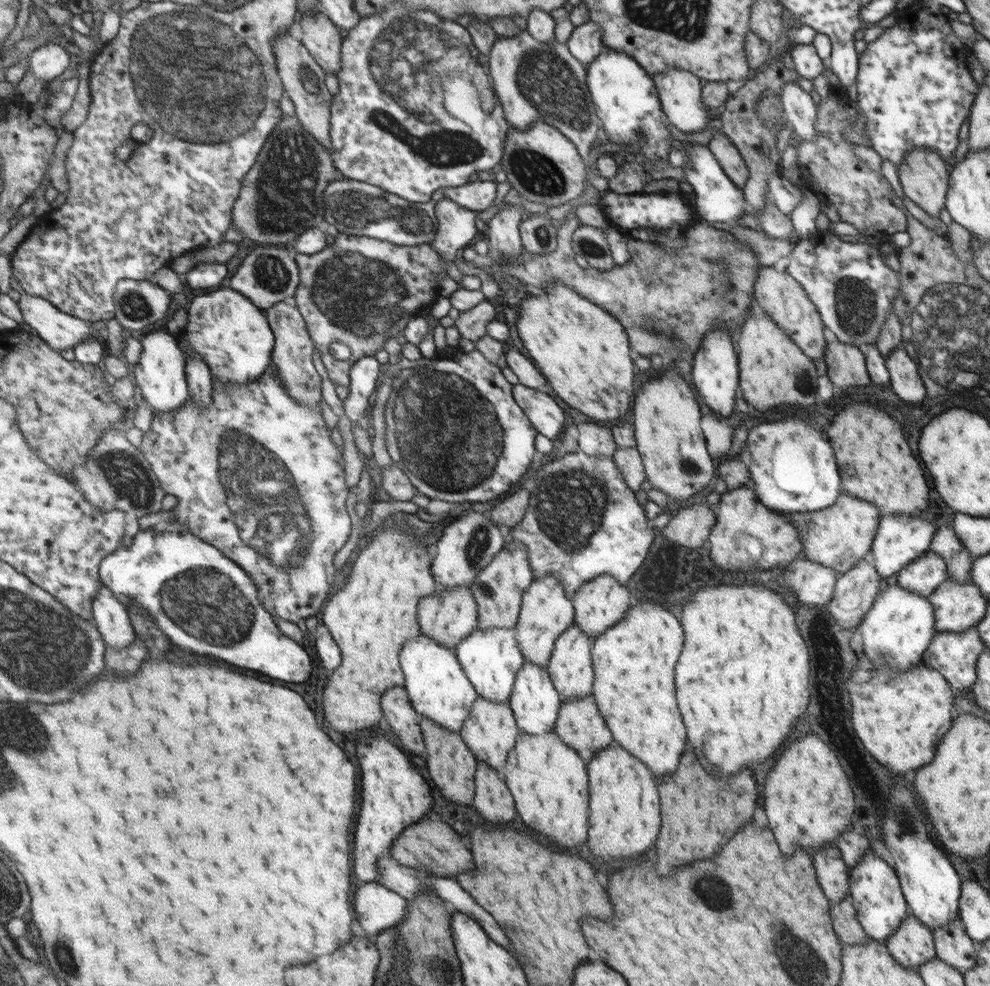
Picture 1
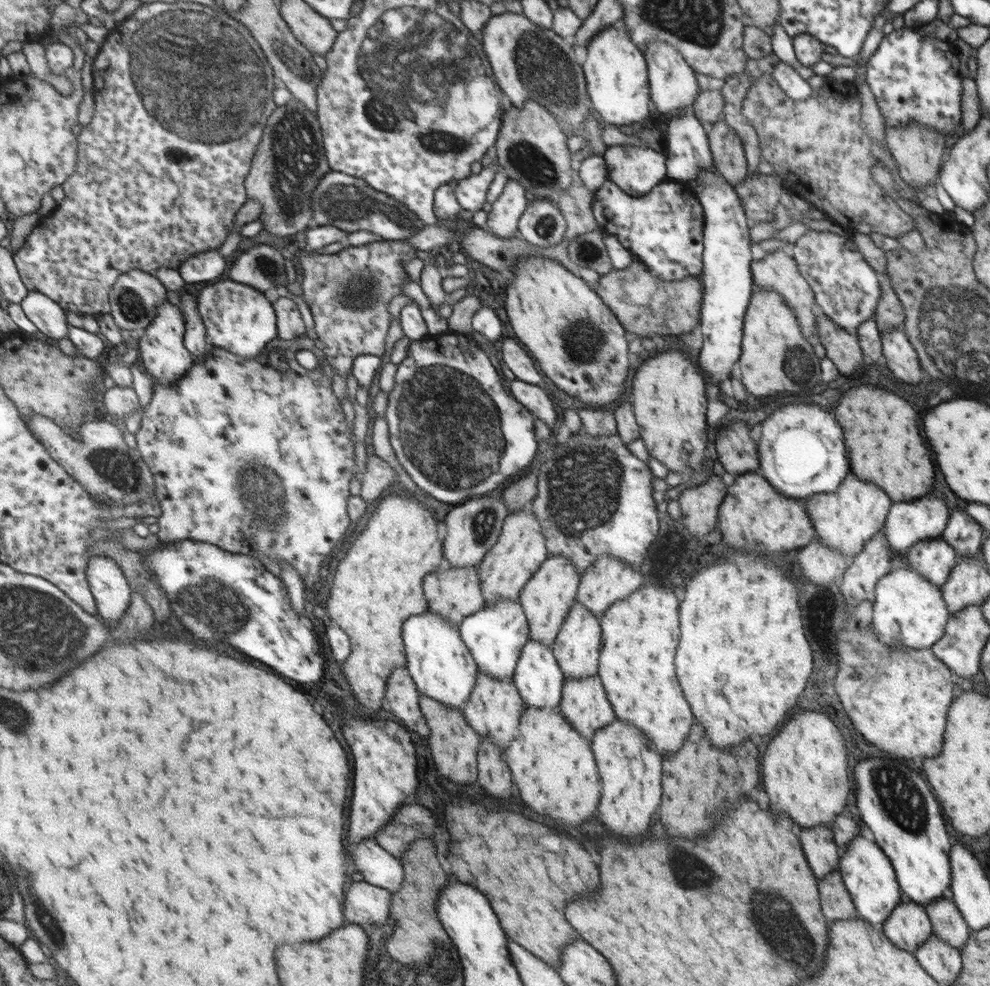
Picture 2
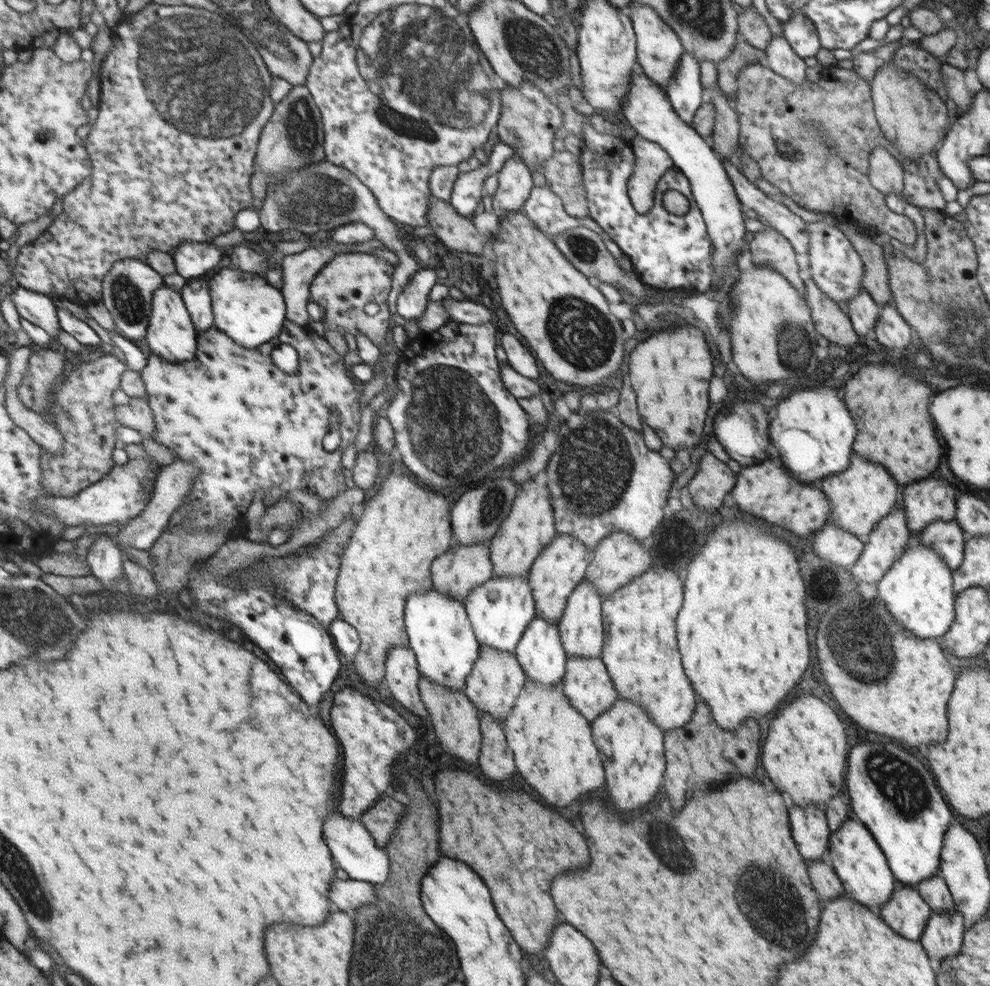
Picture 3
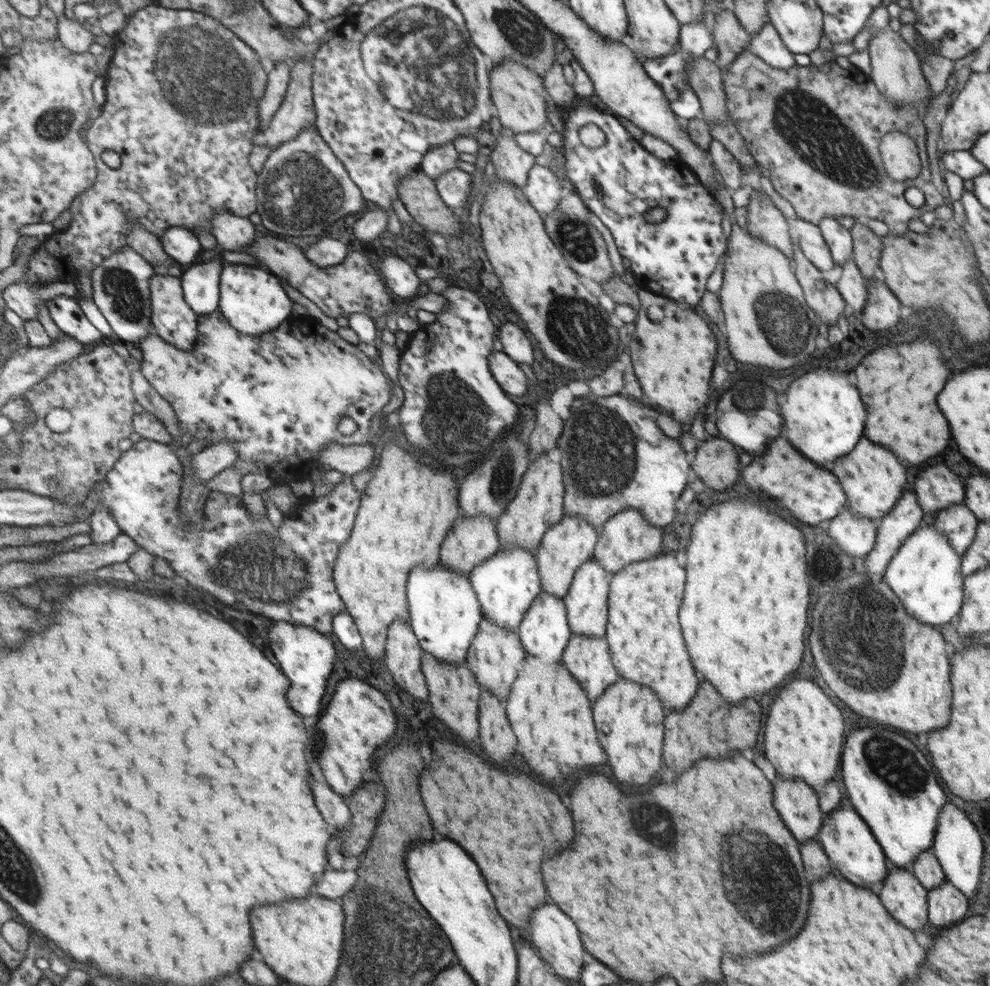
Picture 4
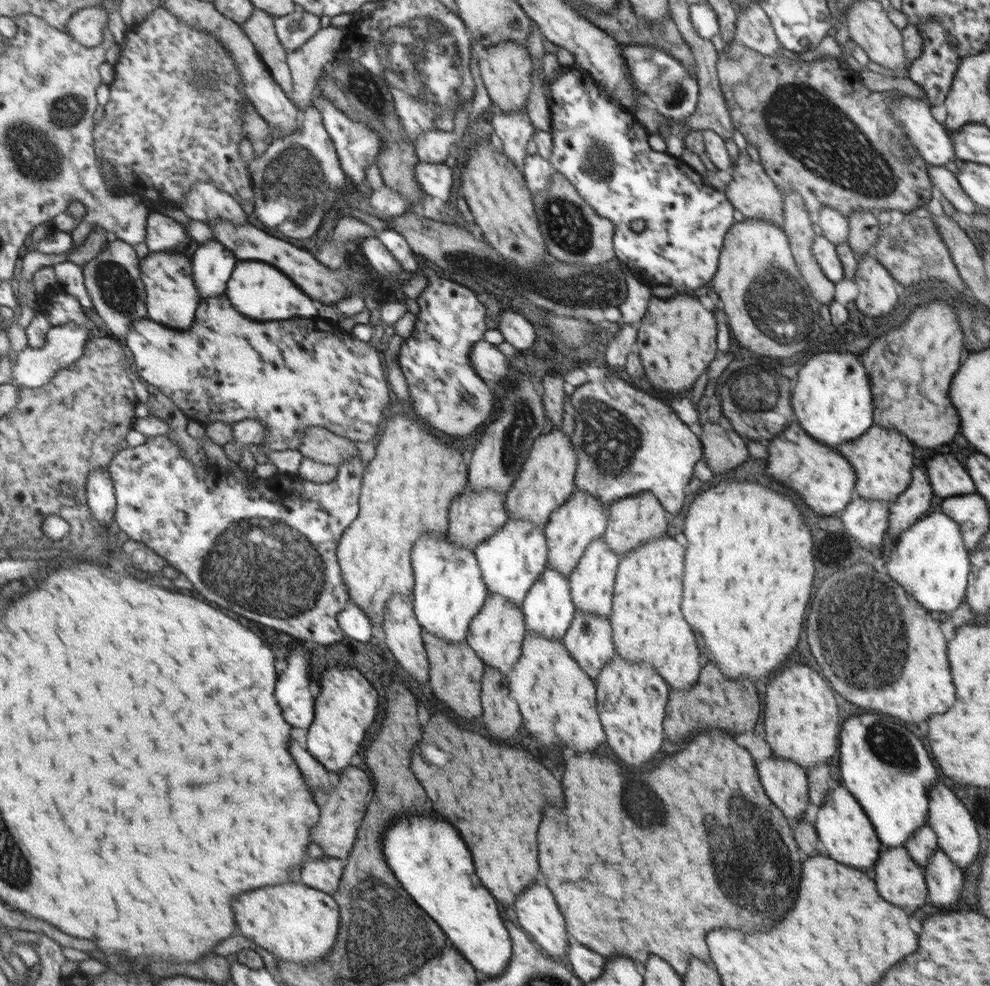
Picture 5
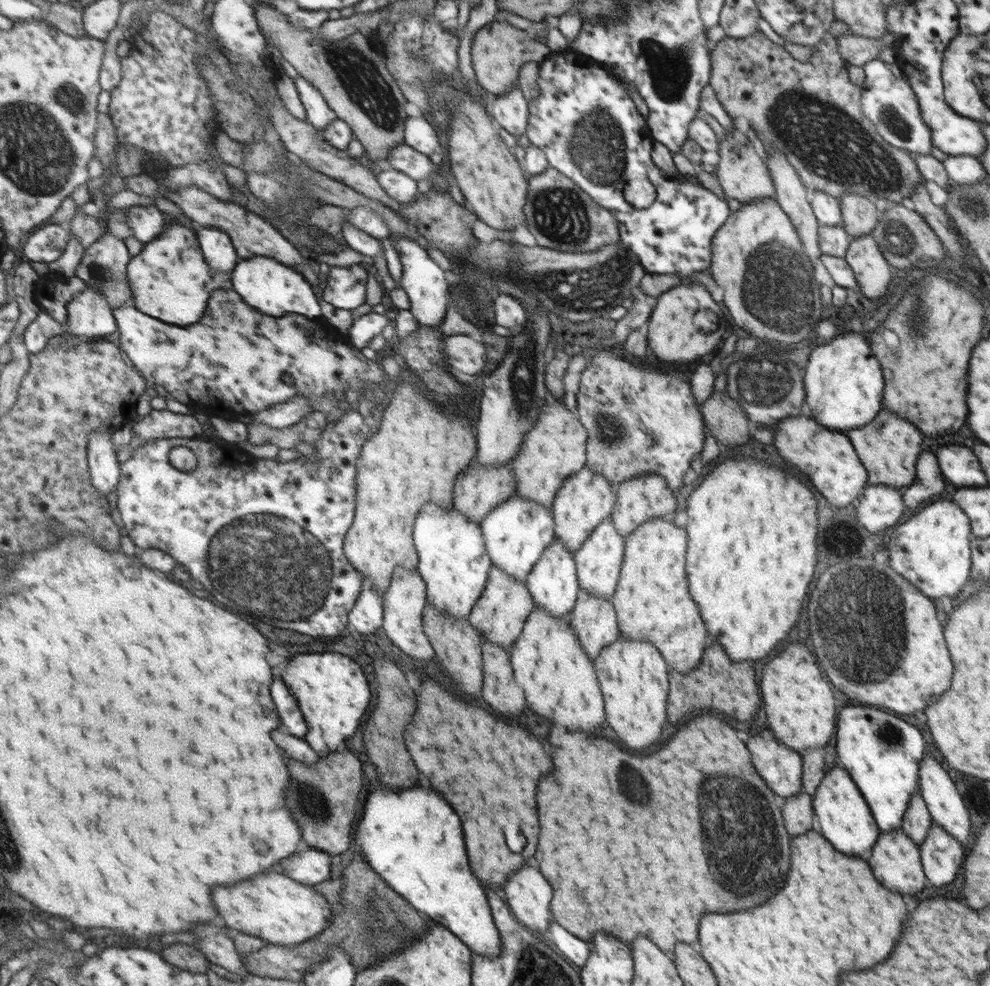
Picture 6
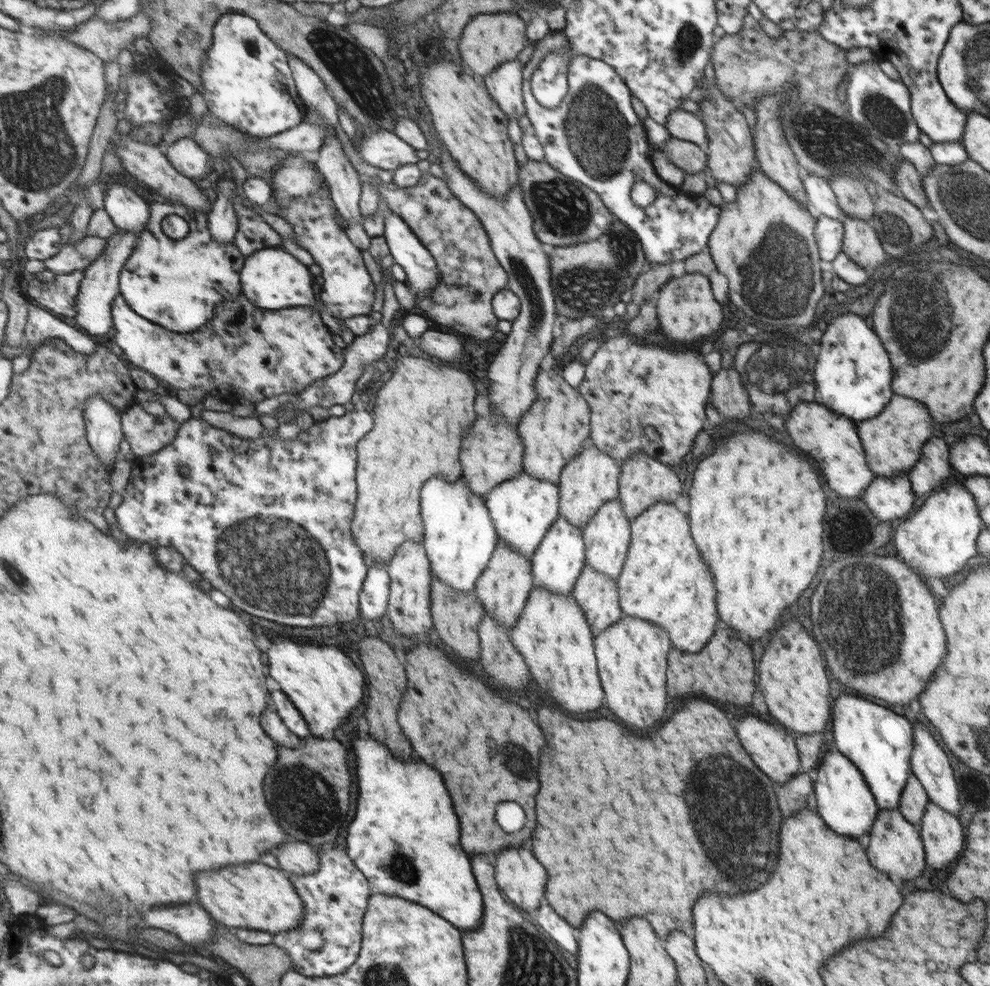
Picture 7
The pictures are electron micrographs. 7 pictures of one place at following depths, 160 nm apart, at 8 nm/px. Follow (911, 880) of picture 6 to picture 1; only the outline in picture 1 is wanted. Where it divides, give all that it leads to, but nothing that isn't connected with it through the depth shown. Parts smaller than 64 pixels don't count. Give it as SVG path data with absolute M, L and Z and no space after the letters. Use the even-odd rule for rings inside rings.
M907 915L895 928L894 934L884 940L887 952L902 966L917 970L921 964L934 959L929 929L913 915Z

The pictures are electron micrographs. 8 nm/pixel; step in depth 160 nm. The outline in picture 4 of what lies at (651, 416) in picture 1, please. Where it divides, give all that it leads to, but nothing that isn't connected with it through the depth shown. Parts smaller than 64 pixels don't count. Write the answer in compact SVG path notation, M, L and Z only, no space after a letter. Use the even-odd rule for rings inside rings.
M637 289L638 310L634 333L626 340L630 366L639 386L648 398L648 406L668 414L680 425L691 424L699 408L707 402L707 380L715 360L715 338L694 311L681 310L668 297ZM631 340L631 342L629 342Z

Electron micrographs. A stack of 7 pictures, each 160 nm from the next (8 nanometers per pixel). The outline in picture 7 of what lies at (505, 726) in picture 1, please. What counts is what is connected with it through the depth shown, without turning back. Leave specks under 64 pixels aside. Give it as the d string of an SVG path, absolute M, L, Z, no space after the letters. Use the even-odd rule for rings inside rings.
M499 539L495 543L483 572L474 580L475 586L473 589L476 592L475 597L480 600L482 607L486 608L487 615L491 615L499 624L510 629L514 625L516 618L521 615L527 595L535 586L534 582L531 562L521 553L518 553L510 544L507 544L507 541Z

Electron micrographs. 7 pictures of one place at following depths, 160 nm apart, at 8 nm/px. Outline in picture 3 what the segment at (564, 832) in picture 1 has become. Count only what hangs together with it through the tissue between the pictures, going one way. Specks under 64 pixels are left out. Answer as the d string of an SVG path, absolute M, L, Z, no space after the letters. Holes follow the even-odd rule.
M526 679L515 712L506 716L503 732L521 778L545 804L569 806L573 800L595 792L603 784L603 766L589 734L585 717L575 710L559 683L546 685Z

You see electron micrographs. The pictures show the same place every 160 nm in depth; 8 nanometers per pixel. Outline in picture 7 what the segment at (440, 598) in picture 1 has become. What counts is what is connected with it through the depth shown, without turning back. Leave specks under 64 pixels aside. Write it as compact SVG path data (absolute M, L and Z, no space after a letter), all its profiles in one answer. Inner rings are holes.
M487 390L479 394L475 400L475 418L470 427L461 435L459 464L461 477L472 493L477 493L485 499L487 492L504 480L513 479L522 472L523 445L517 434L515 425L506 423L501 417L496 417L489 408Z

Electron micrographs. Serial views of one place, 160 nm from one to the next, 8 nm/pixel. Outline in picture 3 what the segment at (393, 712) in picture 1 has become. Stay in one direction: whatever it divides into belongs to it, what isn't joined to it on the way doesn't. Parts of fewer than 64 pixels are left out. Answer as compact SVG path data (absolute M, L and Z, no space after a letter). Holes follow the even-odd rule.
M409 644L393 647L386 660L386 682L392 696L403 708L419 718L427 718L429 714L417 694L417 667L416 656Z

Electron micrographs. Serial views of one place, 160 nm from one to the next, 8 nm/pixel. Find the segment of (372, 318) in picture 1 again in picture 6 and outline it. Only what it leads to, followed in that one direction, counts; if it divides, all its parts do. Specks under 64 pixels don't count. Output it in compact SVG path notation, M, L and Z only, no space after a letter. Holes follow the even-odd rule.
M195 185L181 187L178 191L169 193L167 198L176 203L198 227L216 226L222 231L227 231L227 234L231 235L240 258L241 256L243 259L253 258L253 256L275 256L277 260L283 260L283 264L291 264L291 266L303 263L312 265L302 249L294 247L278 229L275 232L276 229L273 224L239 204L221 200Z

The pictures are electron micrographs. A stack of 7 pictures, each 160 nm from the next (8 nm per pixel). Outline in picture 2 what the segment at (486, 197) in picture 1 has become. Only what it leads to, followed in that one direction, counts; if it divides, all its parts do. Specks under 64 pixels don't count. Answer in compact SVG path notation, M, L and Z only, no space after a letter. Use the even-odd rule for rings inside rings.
M493 161L484 166L477 174L459 179L453 188L454 197L463 210L477 211L485 202L485 192L488 184L493 180L495 172L500 170L499 164Z

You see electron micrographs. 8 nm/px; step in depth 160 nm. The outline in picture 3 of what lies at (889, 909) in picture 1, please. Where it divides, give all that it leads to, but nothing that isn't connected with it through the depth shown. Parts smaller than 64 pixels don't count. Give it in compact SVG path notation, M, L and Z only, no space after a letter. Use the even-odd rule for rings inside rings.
M850 818L841 824L841 828L831 832L830 836L827 856L844 892L849 896L855 896L855 900L863 902L868 909L879 914L882 904L890 899L896 889L890 867L885 864L882 849L877 848L878 844L875 844L876 841L869 830L859 821Z

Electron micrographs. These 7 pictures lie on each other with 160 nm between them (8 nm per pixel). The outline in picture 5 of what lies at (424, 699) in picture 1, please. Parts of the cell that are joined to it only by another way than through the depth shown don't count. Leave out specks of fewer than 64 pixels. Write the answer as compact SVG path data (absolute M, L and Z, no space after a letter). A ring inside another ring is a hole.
M423 536L411 547L414 571L412 604L420 627L433 636L456 643L465 640L469 621L487 596L478 560L471 549L458 548L445 536Z

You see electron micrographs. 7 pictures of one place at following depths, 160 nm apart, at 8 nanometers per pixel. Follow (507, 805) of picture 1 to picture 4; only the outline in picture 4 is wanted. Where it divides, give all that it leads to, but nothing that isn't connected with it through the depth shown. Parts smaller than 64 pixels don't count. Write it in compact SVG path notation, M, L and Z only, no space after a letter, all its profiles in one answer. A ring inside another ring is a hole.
M485 689L478 703L478 724L479 746L487 760L503 762L511 758L515 750L515 736L499 700Z

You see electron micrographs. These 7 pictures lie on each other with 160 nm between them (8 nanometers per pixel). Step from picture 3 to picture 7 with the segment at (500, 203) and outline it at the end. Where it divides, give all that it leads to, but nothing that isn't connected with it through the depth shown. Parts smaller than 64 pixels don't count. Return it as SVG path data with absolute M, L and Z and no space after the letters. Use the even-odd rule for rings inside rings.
M517 59L499 64L494 71L483 77L488 93L499 104L499 108L511 118L524 113L521 98L521 63Z

